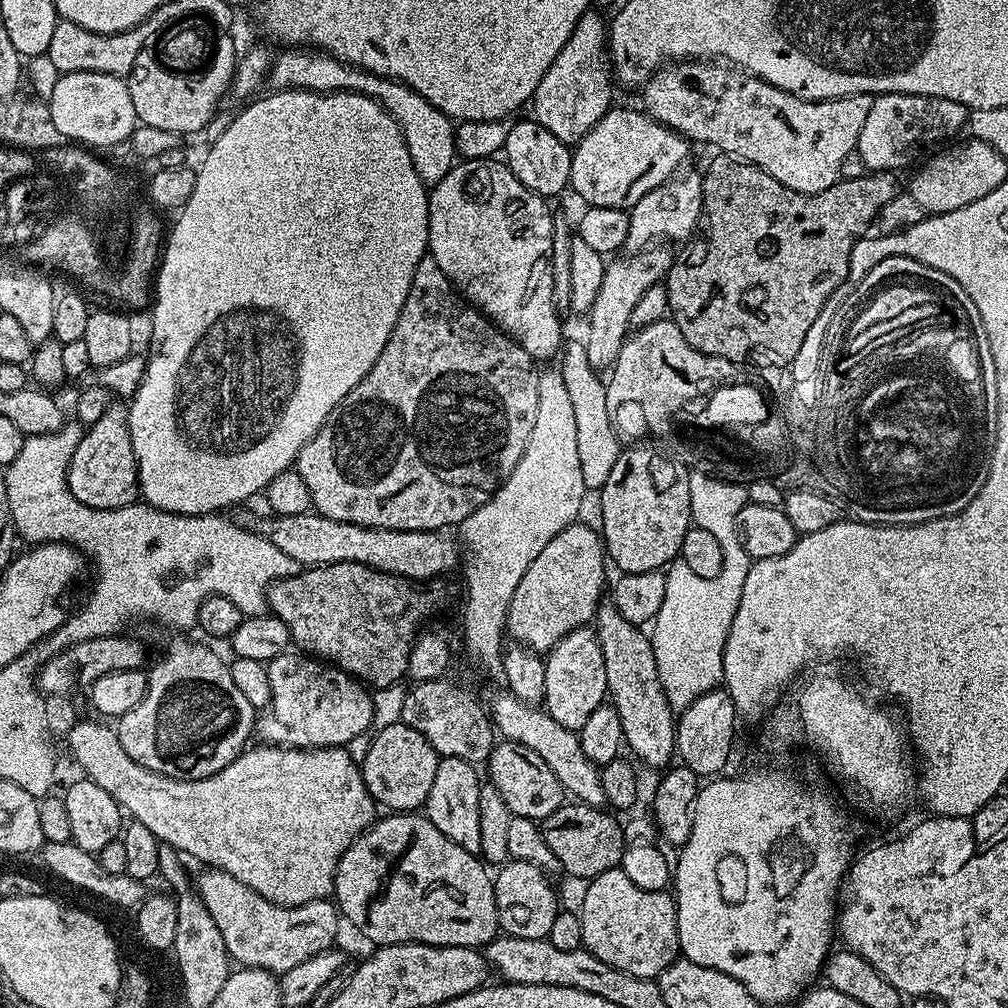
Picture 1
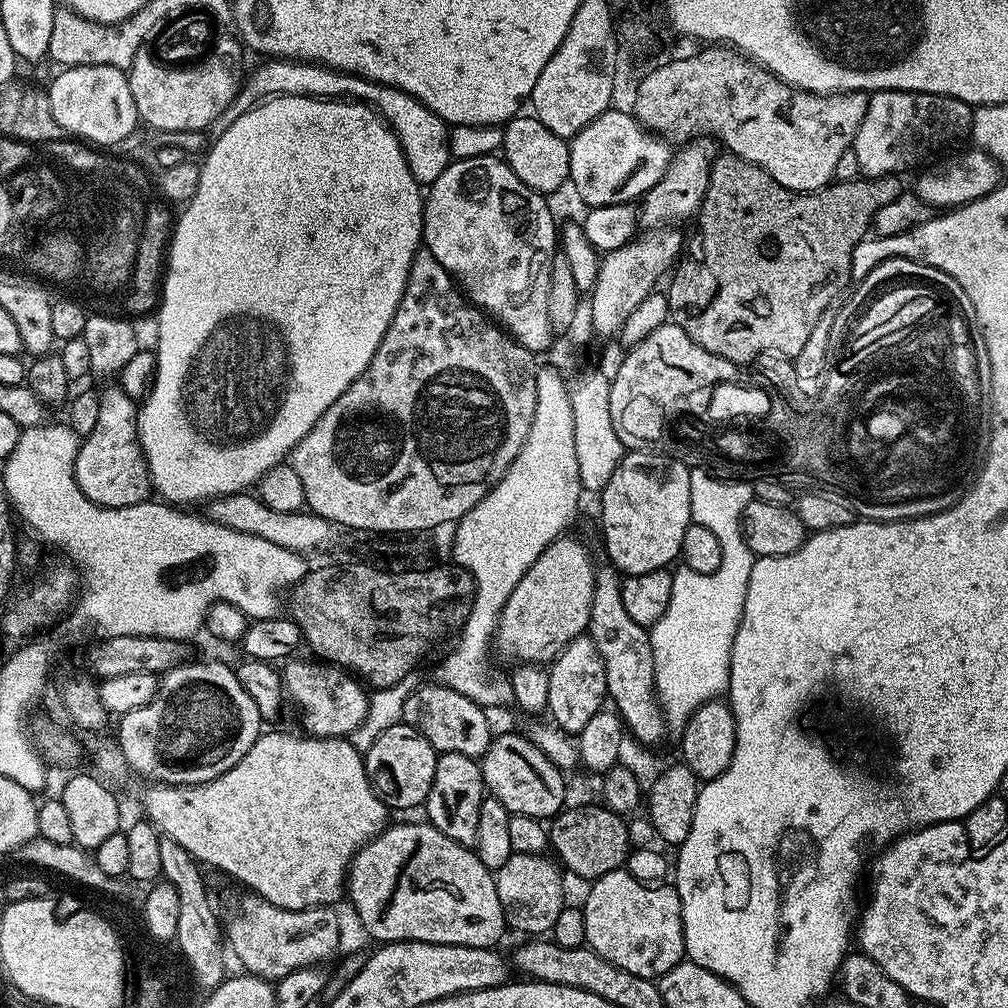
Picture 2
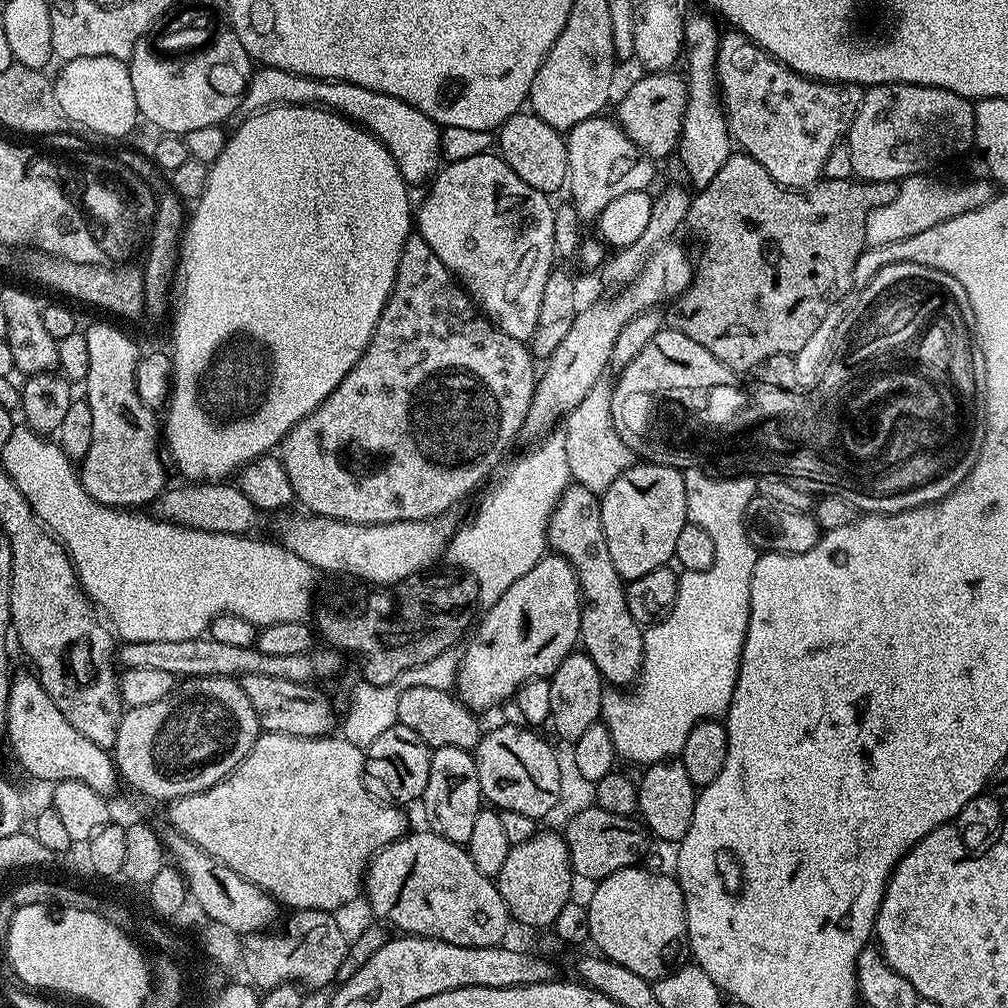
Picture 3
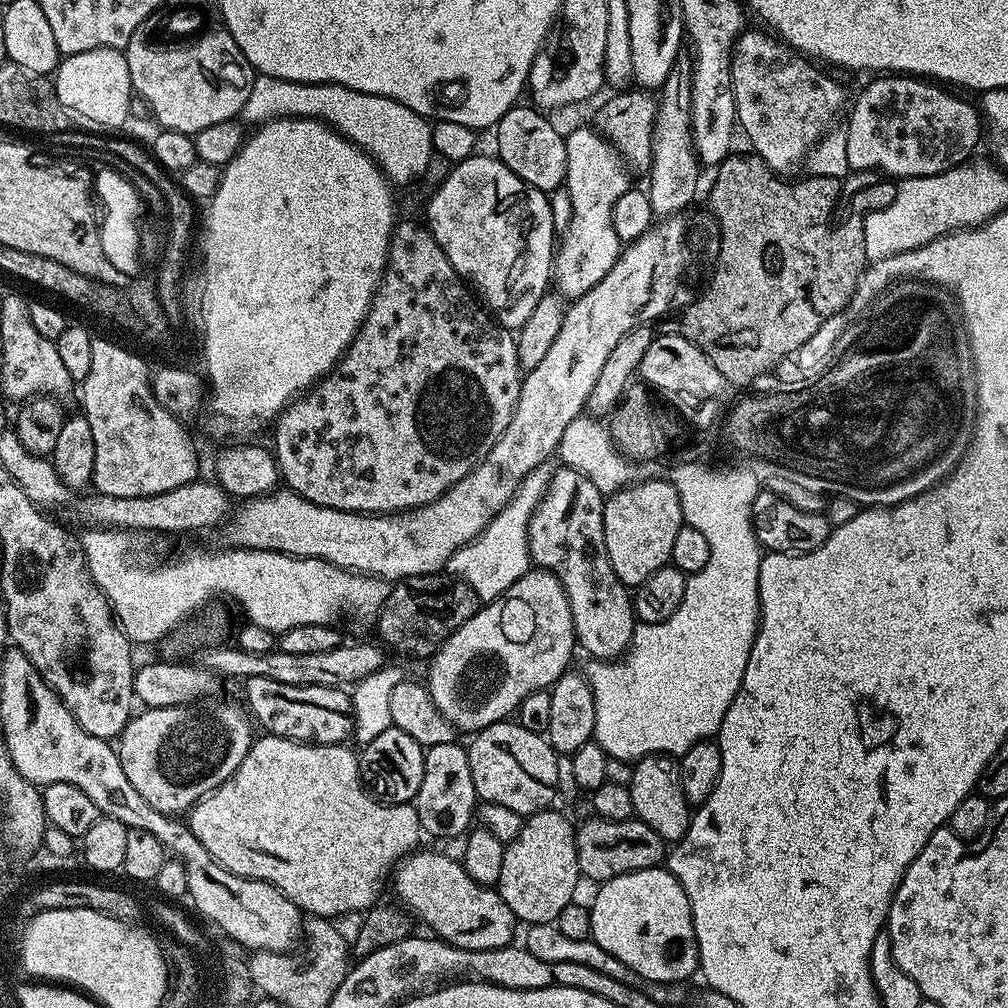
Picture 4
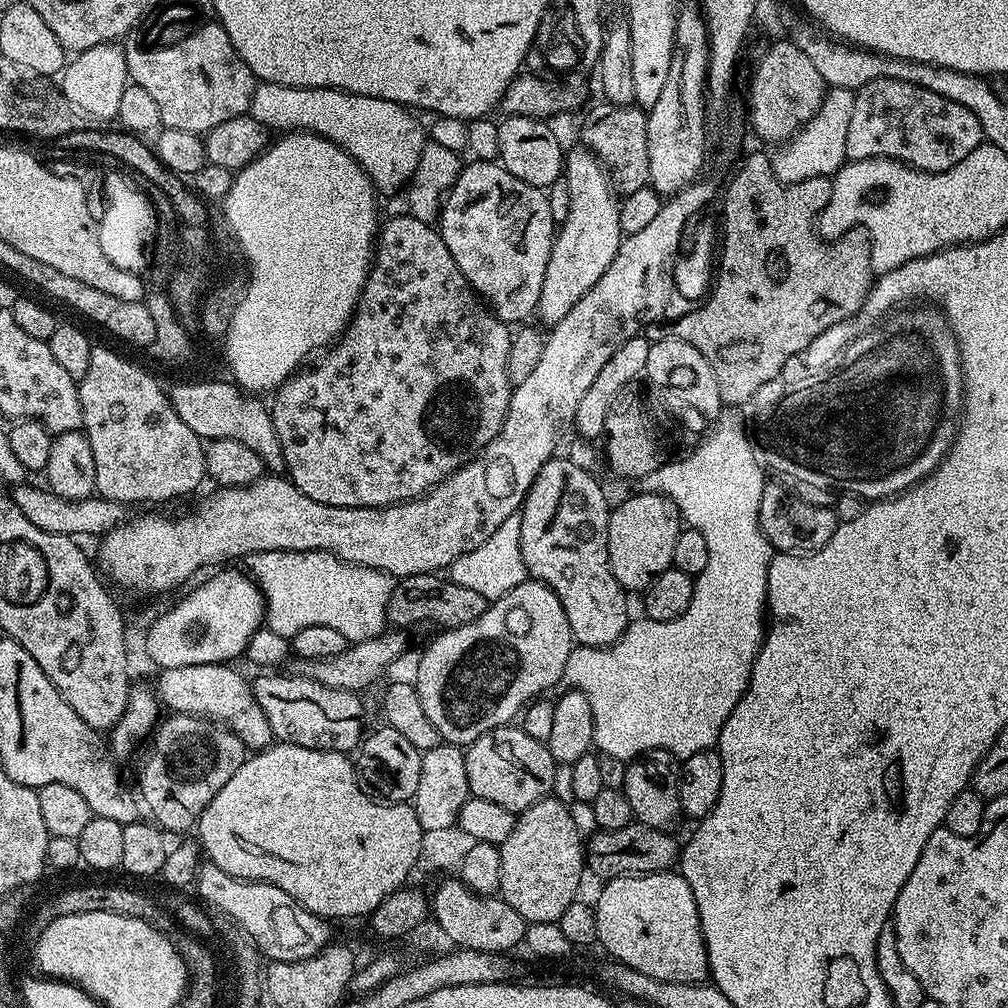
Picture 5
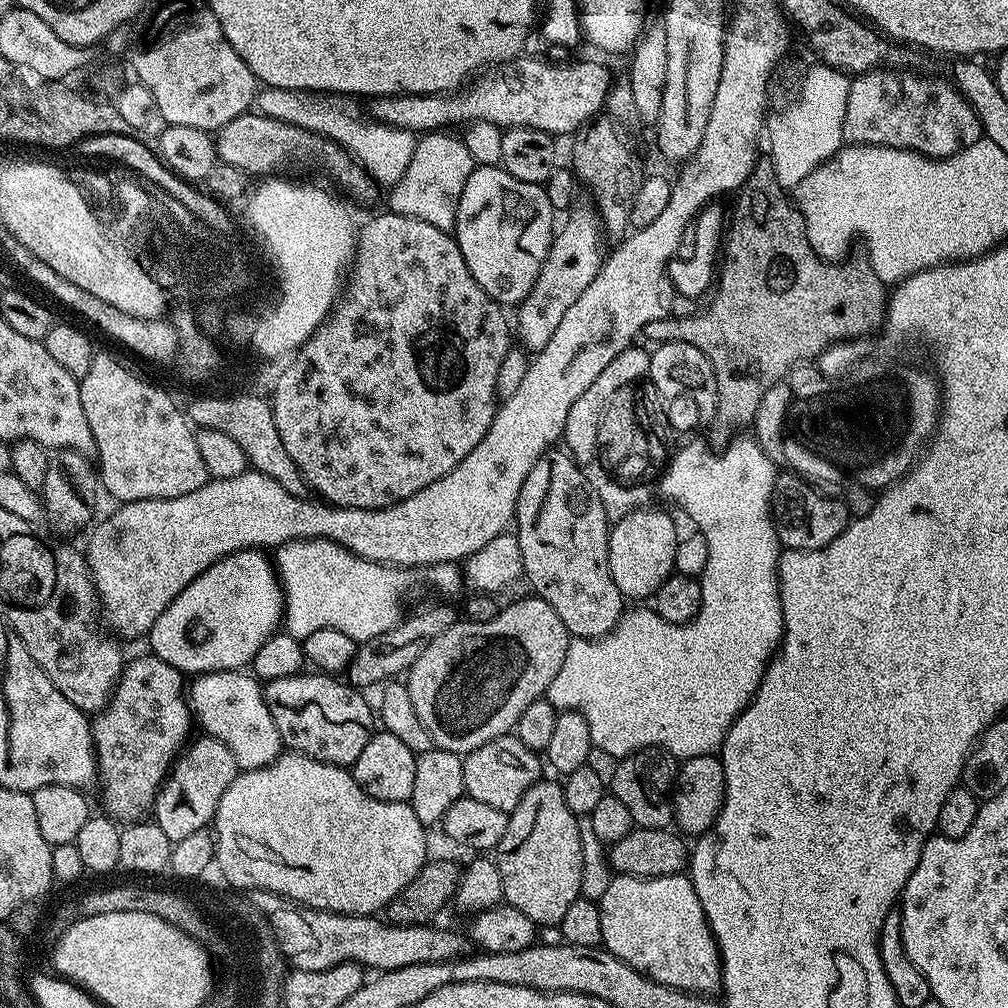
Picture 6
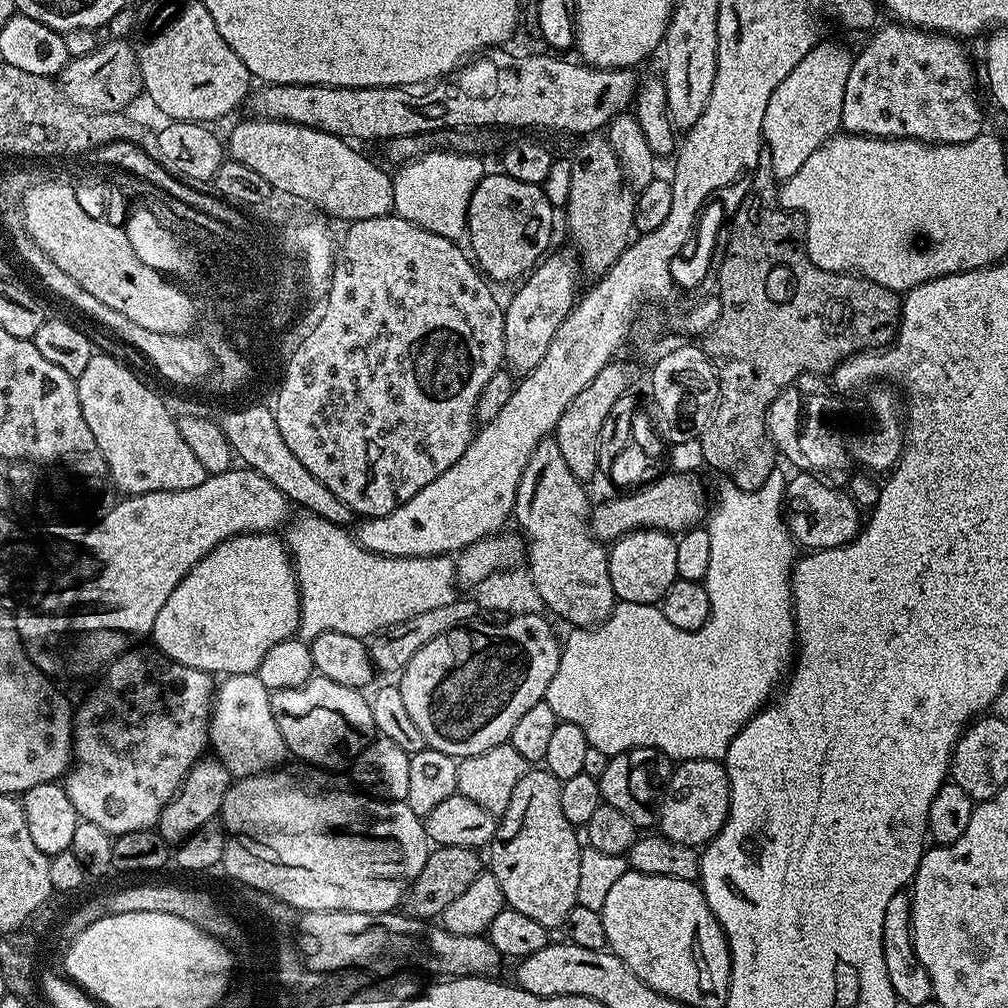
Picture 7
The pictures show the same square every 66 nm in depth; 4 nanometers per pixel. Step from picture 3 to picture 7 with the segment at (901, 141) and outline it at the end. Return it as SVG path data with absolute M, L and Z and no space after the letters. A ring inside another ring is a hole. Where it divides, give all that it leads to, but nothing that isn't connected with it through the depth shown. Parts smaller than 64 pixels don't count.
M903 22L891 23L885 28L877 27L867 37L869 40L865 42L864 49L855 53L846 78L846 94L842 97L841 129L853 136L924 140L928 144L961 144L981 135L985 131L984 112L976 97L976 72L972 69L967 50L960 45L963 43L957 37L945 36L942 32L913 28Z

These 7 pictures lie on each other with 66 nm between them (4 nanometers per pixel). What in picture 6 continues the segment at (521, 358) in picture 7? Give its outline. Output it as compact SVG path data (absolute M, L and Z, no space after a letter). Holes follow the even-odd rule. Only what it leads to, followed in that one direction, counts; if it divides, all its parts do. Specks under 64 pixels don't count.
M591 207L581 212L573 211L564 225L552 237L552 245L546 254L546 262L542 262L542 270L530 290L530 294L518 305L520 312L514 316L514 328L520 331L519 343L529 353L541 352L550 342L554 330L558 330L558 322L562 322L566 310L578 302L582 290L594 282L602 263L600 252L600 236L602 237L602 221Z

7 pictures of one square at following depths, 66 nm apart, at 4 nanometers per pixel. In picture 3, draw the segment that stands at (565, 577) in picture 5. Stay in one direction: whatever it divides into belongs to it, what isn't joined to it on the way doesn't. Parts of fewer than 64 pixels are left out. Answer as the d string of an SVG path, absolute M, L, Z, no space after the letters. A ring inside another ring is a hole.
M569 484L560 495L548 523L548 548L570 562L580 583L583 604L580 610L579 643L583 651L594 662L594 666L598 666L600 675L609 685L631 685L639 677L644 661L644 633L642 625L630 618L630 606L626 606L624 597L625 581L621 580L618 570L614 570L614 562L610 562L610 550L606 550L599 495L581 484Z

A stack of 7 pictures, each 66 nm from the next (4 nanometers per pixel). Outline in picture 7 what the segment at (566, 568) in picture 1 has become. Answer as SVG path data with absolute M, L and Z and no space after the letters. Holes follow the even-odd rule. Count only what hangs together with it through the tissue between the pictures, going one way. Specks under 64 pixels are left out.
M540 614L509 615L504 620L505 624L484 624L481 628L461 626L454 630L446 630L446 634L438 634L438 638L426 642L426 646L422 646L422 650L418 650L418 654L414 654L414 658L410 658L410 662L403 672L399 673L398 687L402 694L402 702L406 705L407 712L410 713L410 719L414 722L414 726L418 726L418 730L422 730L422 738L427 747L442 750L442 754L447 756L463 758L482 754L482 750L490 750L499 744L509 743L514 726L518 723L518 718L522 718L522 714L526 714L526 710L530 710L530 706L544 700L550 680L554 678L555 670L558 669L562 644L559 639L556 641L555 630L543 618L544 616Z

